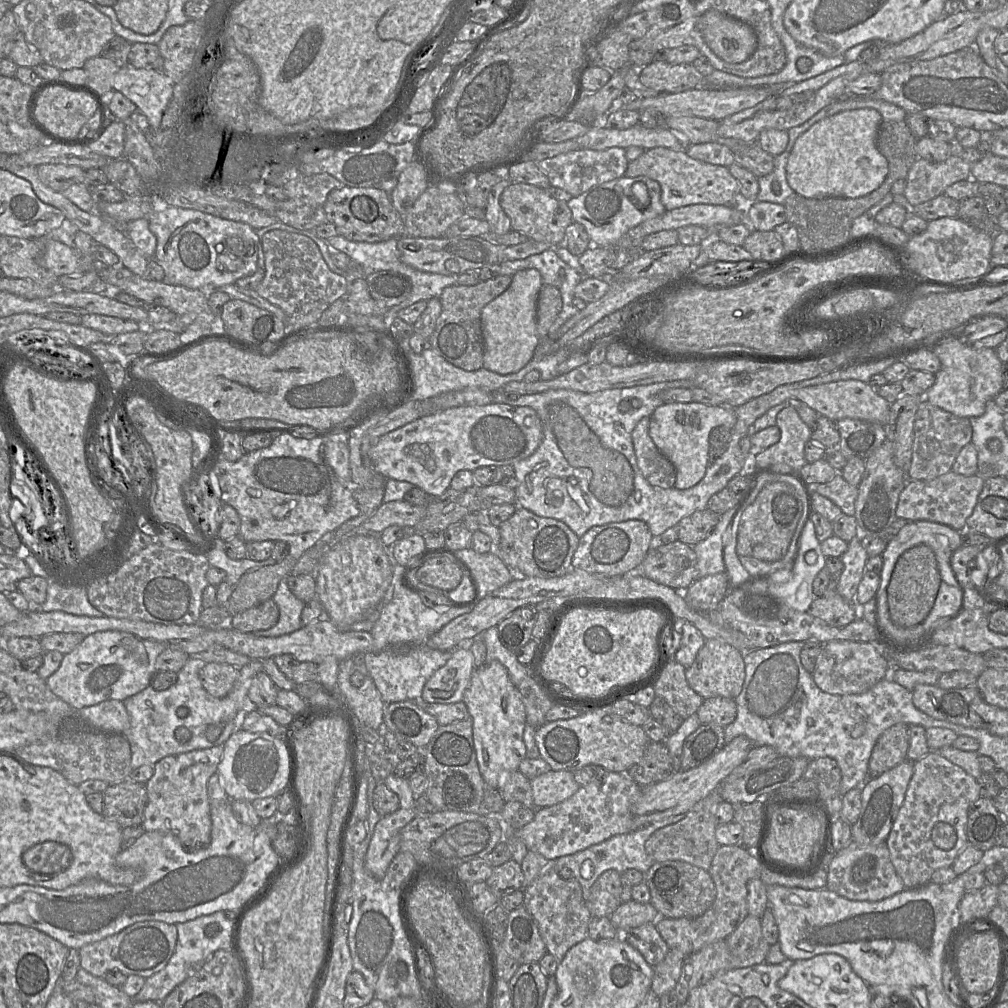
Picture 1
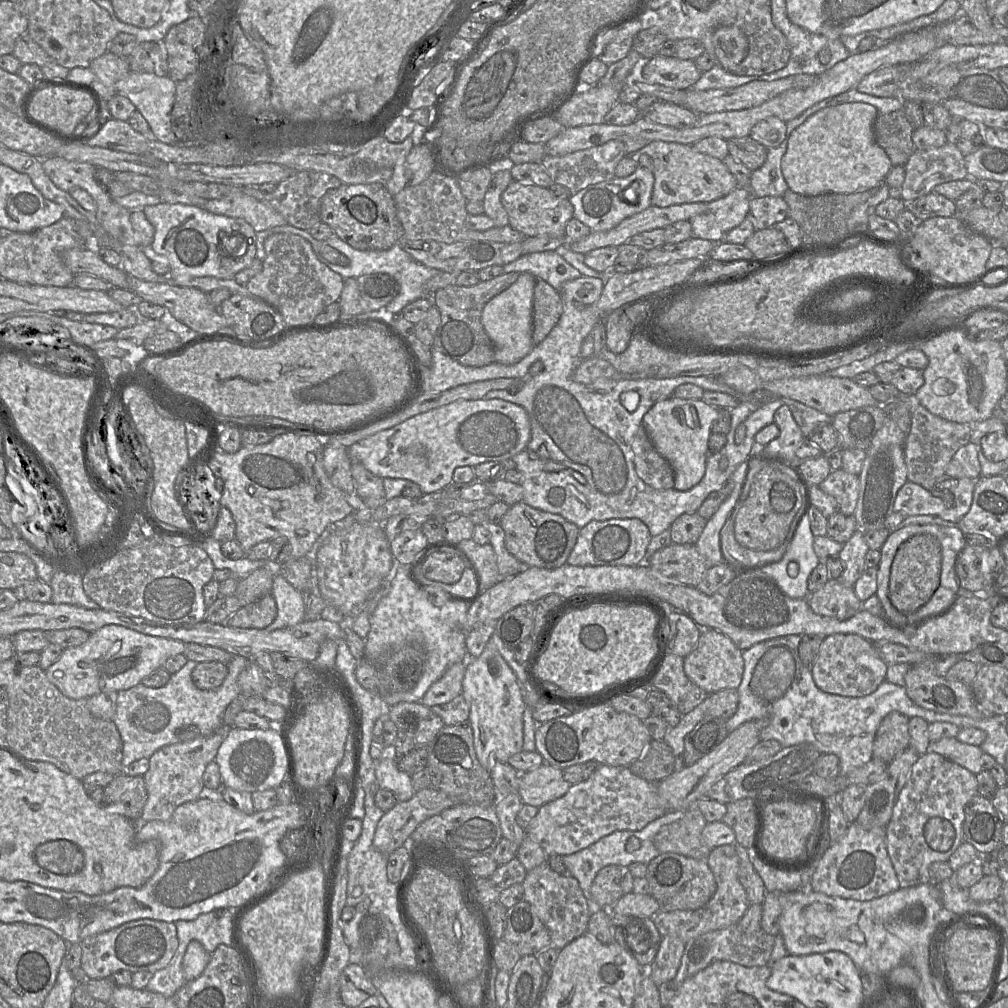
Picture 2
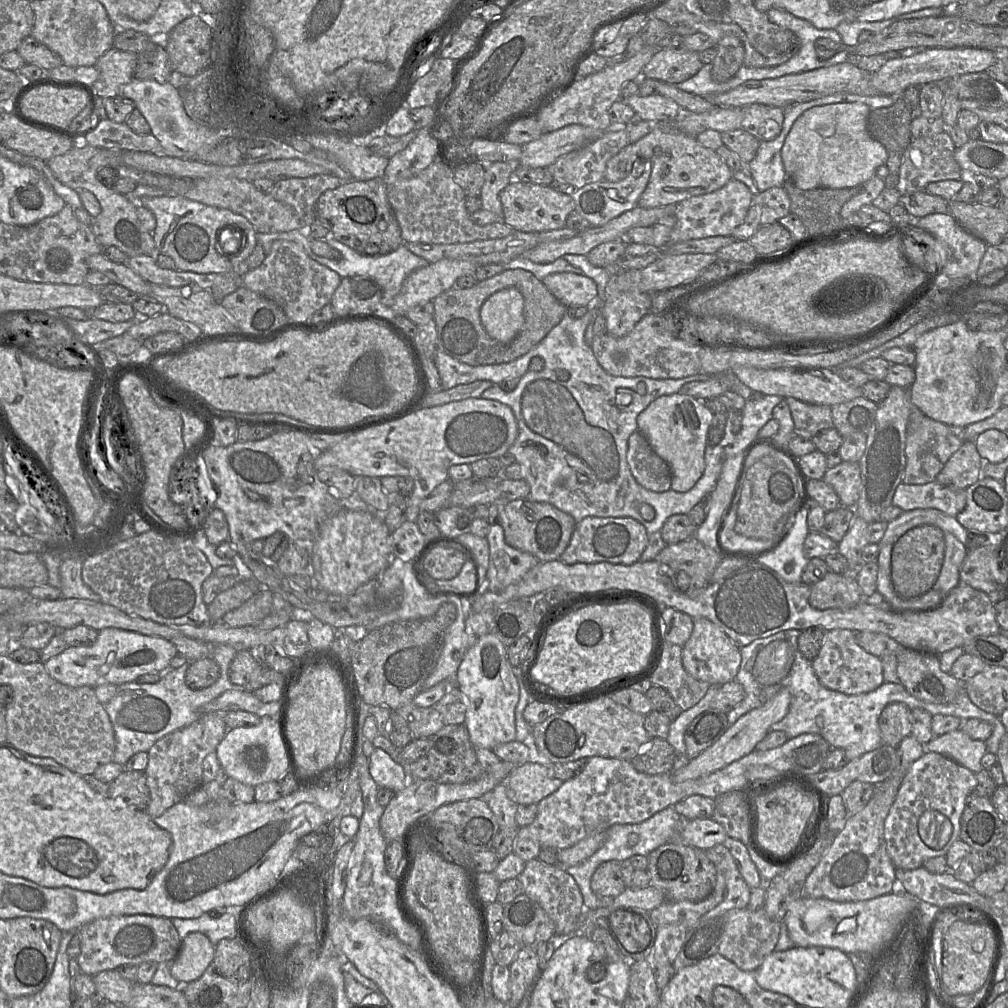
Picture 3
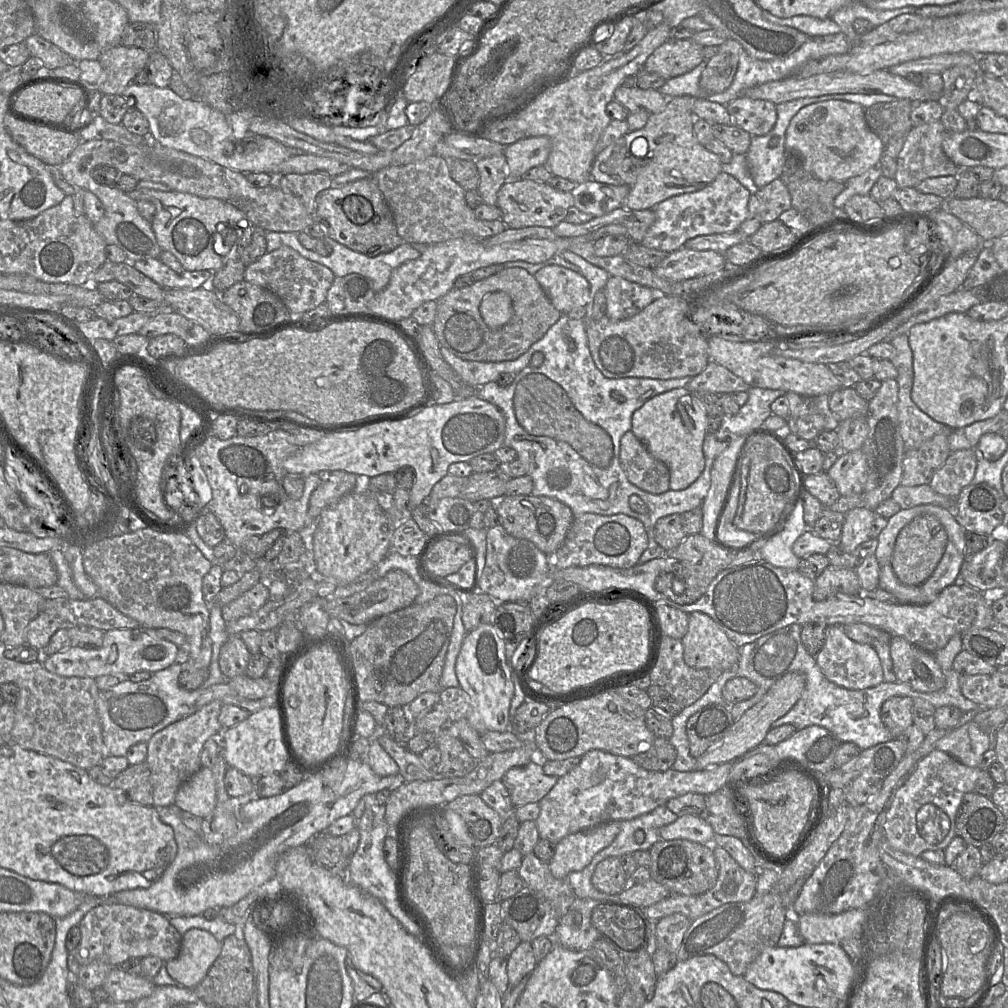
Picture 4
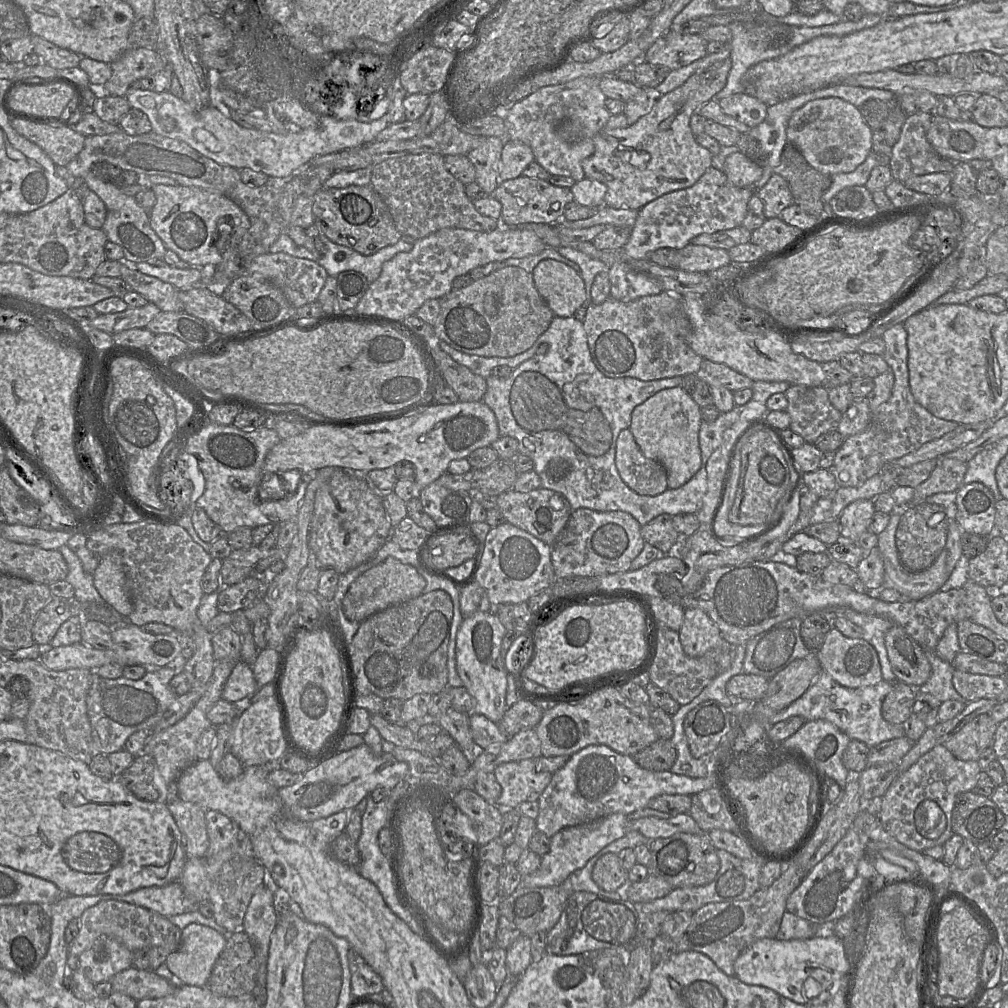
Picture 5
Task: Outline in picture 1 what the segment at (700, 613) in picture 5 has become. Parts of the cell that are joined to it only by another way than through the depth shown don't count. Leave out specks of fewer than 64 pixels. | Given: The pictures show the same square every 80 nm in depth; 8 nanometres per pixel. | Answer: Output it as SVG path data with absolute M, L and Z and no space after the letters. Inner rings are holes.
M716 639L706 640L691 666L685 668L689 686L703 699L725 697L735 699L745 680L744 653Z

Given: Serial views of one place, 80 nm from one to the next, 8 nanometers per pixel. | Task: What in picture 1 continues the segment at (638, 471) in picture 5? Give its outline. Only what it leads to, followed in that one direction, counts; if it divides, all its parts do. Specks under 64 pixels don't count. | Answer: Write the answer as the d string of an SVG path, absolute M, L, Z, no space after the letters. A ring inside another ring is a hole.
M643 417L632 432L638 467L644 478L660 488L672 488L676 481L673 464L660 453L649 435L650 417Z

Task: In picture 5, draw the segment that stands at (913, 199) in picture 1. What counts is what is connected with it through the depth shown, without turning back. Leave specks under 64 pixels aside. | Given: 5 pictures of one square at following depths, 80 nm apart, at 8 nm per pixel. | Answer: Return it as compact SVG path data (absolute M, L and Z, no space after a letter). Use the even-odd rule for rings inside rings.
M917 113L907 116L902 126L899 140L892 147L890 169L894 180L903 183L913 176L952 173L954 162L940 156L927 140L926 135L932 124L932 117L928 113Z

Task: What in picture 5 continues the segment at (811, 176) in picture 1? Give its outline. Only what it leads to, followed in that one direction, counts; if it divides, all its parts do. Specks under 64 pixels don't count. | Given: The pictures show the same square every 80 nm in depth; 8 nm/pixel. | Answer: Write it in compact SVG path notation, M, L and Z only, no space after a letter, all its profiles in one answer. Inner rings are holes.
M839 98L813 100L796 110L788 122L786 136L788 143L800 151L811 167L829 177L854 171L872 151L872 130L865 123L859 108Z

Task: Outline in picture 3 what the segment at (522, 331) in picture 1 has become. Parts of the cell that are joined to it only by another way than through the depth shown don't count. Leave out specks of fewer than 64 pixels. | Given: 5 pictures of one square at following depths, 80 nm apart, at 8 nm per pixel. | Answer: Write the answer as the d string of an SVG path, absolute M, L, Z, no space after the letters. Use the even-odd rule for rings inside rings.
M510 287L493 293L480 309L480 319L490 337L511 342L524 323L524 298L521 292Z

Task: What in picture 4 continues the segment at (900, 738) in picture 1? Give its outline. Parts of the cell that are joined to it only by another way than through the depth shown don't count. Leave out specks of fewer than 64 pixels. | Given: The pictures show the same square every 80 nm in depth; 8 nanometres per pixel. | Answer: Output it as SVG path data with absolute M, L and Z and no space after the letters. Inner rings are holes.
M893 696L881 706L880 717L894 738L900 738L913 724L914 700L908 696Z

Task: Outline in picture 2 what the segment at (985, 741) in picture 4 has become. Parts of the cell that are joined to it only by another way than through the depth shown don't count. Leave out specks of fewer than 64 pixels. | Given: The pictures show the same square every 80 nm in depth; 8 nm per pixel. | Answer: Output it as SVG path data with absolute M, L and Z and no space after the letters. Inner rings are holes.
M956 737L942 738L938 741L930 742L928 751L942 755L974 775L983 770L980 763L983 751L980 746L960 742Z

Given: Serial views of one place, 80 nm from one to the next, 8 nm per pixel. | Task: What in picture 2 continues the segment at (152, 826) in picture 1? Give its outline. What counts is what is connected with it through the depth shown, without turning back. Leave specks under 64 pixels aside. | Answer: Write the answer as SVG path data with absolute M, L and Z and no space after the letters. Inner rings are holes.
M223 726L210 736L164 746L149 757L149 769L143 776L148 792L148 799L141 814L143 822L170 820L178 806L200 798L204 788L205 769L210 762L215 761L229 728Z

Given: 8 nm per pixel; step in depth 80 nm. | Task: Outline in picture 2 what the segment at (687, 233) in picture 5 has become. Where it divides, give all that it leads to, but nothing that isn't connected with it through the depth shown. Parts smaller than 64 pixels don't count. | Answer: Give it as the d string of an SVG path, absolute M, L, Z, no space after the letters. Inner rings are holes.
M736 187L728 195L708 203L707 212L688 220L692 237L719 243L733 228L740 225L749 214L751 192Z

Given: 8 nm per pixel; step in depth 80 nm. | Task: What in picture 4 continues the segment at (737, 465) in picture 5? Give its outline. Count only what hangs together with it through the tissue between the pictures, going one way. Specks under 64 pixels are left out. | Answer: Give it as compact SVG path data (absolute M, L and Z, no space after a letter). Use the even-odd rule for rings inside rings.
M737 479L728 508L724 512L717 528L717 539L727 546L745 547L759 544L768 538L758 538L756 533L739 529L733 522L737 510L737 496L740 493L741 479Z

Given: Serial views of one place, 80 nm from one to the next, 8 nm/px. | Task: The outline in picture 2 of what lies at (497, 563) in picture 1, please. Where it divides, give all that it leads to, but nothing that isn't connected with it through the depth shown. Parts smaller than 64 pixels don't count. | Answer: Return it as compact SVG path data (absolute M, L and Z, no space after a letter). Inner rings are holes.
M468 539L458 543L457 548L475 568L480 579L481 592L505 579L498 571L497 558L490 543L479 545L473 539Z

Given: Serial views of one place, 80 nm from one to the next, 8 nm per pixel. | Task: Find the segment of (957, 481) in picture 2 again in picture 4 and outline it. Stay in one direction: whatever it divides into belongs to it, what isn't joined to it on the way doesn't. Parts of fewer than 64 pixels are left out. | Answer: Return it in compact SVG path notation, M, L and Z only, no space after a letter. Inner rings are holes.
M900 484L892 492L891 498L899 504L901 509L909 509L924 504L950 508L954 503L953 497L935 492L929 484L918 486L903 486Z

